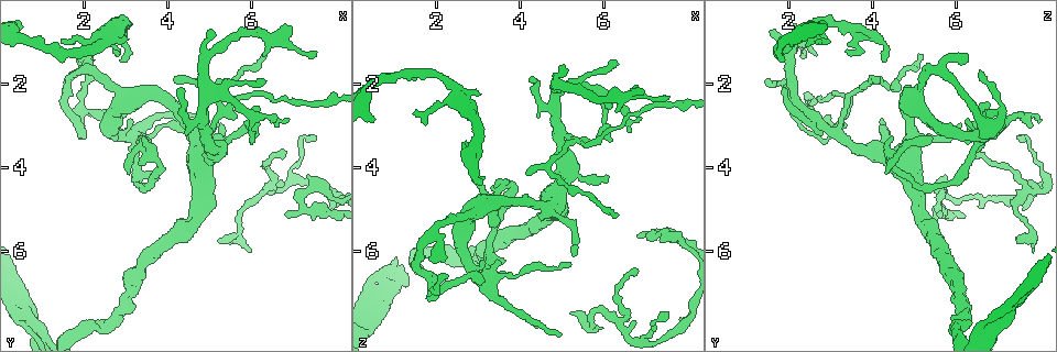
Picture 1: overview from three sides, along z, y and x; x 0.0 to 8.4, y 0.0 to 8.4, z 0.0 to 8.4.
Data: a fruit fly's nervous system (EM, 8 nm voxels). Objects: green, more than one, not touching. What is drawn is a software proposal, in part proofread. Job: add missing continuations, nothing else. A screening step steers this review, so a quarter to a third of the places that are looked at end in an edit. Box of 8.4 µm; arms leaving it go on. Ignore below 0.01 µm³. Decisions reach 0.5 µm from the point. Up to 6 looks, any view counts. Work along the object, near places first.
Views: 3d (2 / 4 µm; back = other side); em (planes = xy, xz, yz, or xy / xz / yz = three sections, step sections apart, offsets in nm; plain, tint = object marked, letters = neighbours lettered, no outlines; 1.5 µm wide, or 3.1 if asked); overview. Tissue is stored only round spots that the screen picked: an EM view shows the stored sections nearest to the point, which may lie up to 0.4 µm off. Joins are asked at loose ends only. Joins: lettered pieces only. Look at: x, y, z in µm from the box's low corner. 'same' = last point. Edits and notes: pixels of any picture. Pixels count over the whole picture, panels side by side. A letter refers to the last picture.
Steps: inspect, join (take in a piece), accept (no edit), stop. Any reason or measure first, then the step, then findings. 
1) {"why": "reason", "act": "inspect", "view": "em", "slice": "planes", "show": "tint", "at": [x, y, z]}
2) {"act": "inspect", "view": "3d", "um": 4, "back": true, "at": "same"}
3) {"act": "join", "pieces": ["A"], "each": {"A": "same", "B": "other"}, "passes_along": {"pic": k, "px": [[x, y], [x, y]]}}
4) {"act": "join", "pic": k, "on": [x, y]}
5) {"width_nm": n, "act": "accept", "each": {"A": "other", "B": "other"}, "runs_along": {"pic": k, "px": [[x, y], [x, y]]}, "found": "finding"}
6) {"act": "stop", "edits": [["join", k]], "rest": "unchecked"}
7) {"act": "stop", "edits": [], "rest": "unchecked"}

{"why": "tapers out", "act": "inspect", "view": "3d", "um": 4, "back": true, "at": [6.20, 2.50, 2.50]}

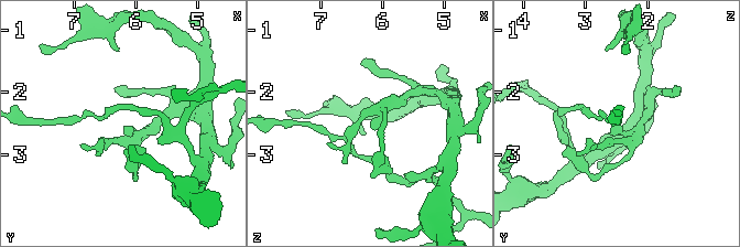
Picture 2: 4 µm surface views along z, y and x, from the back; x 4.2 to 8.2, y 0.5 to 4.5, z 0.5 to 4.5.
{"why": "shape alone is not enough", "act": "inspect", "view": "em", "slice": "planes", "show": "letters", "at": [6.20, 2.55, 2.50]}

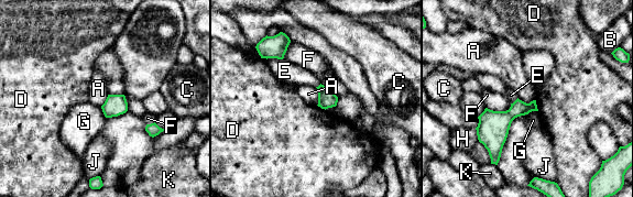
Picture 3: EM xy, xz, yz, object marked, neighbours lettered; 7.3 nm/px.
{"act": "accept", "each": {"A": "other", "B": "other", "C": "other", "D": "other", "E": "other", "F": "other", "G": "other", "H": "other", "J": "other", "K": "other"}, "border": {"pic": 3, "px": [[315, 87], [317, 105]]}, "found": "no lettered piece goes on from it"}

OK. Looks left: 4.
{"why": "tapers out", "act": "inspect", "view": "em", "slice": "planes", "show": "plain", "at": [1.45, 1.00, 2.70]}

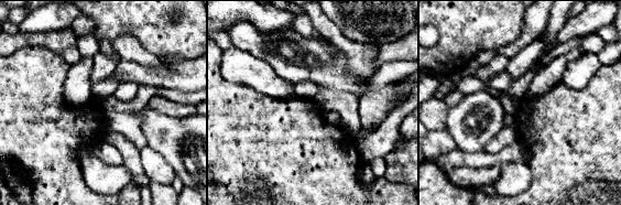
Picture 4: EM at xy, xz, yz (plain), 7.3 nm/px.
{"why": "see the neighbours", "act": "inspect", "view": "em", "slice": "planes", "show": "letters", "at": "same"}

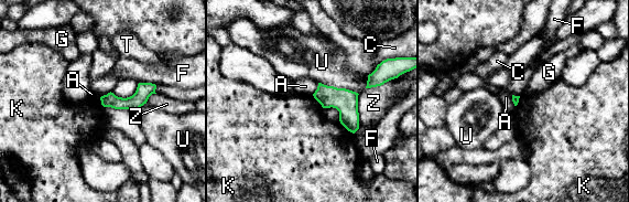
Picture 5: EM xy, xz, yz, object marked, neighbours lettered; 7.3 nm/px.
{"act": "accept", "each": {"A": "other", "C": "other", "F": "other", "G": "other", "K": "other", "T": "other", "U": "other", "Z": "other"}, "border": {"pic": 5, "px": [[318, 83], [312, 94]]}, "found": "none of them fits"}

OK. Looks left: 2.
{"why": "thin end", "act": "inspect", "view": "em", "slice": "xz", "step": 8, "show": "tint", "at": [6.80, 3.60, 6.55]}

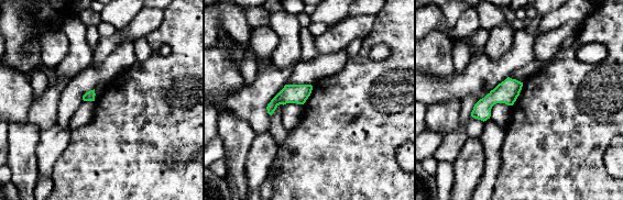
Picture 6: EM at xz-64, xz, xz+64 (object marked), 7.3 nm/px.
{"why": "another direction", "act": "inspect", "view": "em", "slice": "planes", "show": "letters", "at": "same"}

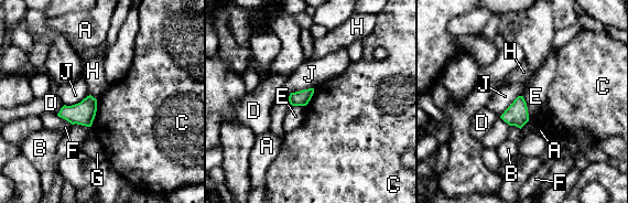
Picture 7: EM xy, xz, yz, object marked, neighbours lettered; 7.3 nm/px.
{"act": "accept", "each": {"A": "other", "B": "other", "C": "other", "D": "other", "E": "other", "F": "other", "G": "other", "H": "other", "J": "other"}, "border": {"pic": 7, "px": [[97, 99], [97, 110], [90, 127]]}, "found": "none of them fits"}

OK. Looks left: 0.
{"act": "stop", "edits": [], "rest": "unchecked"}

